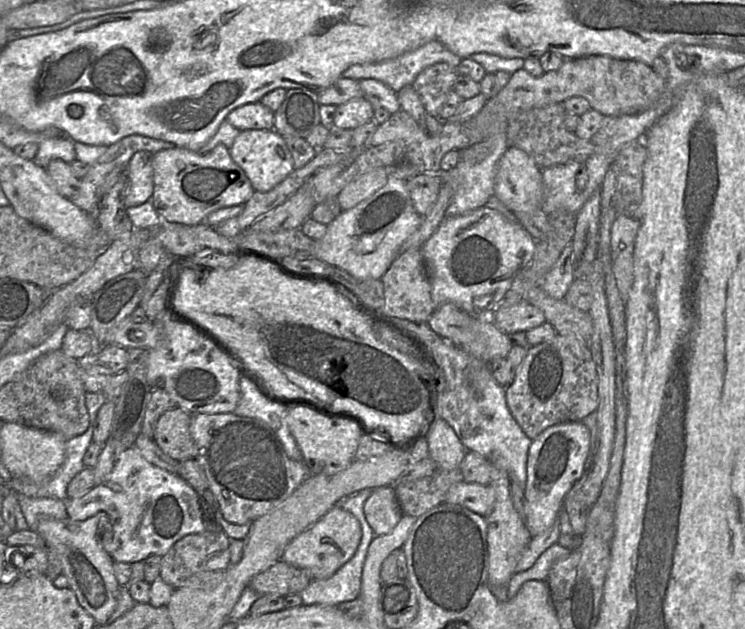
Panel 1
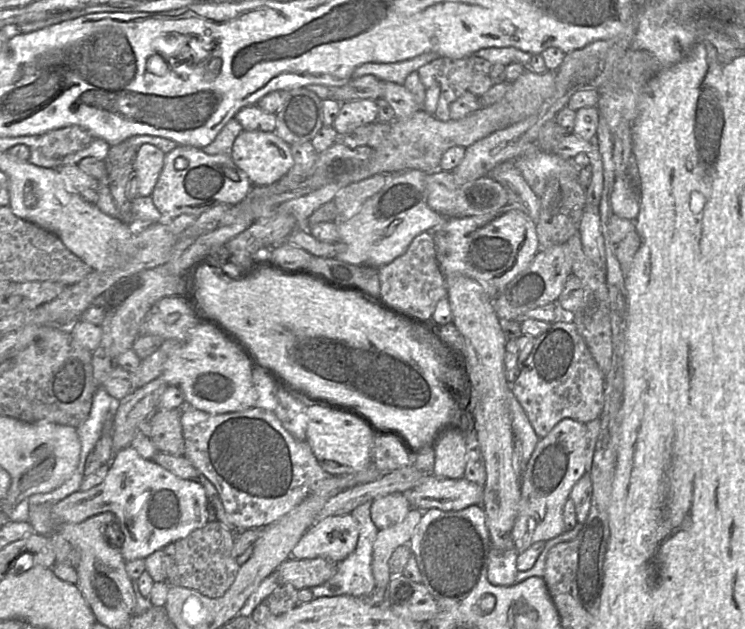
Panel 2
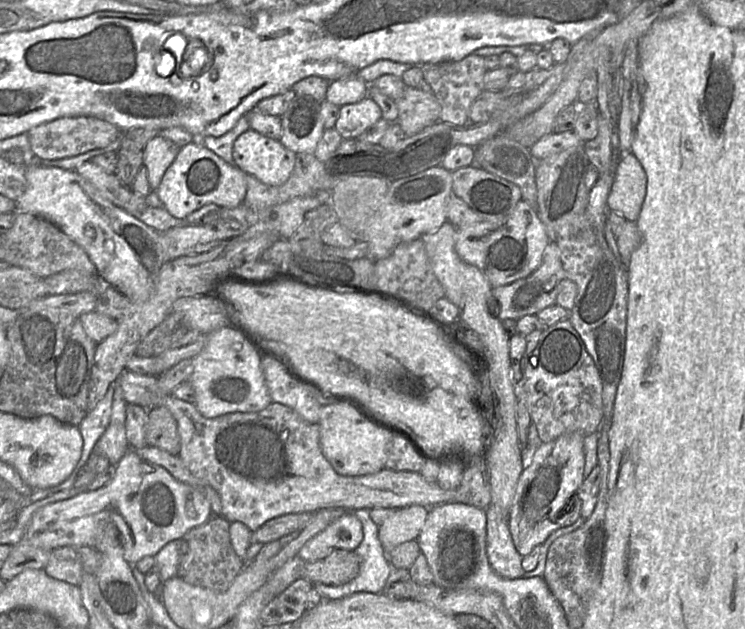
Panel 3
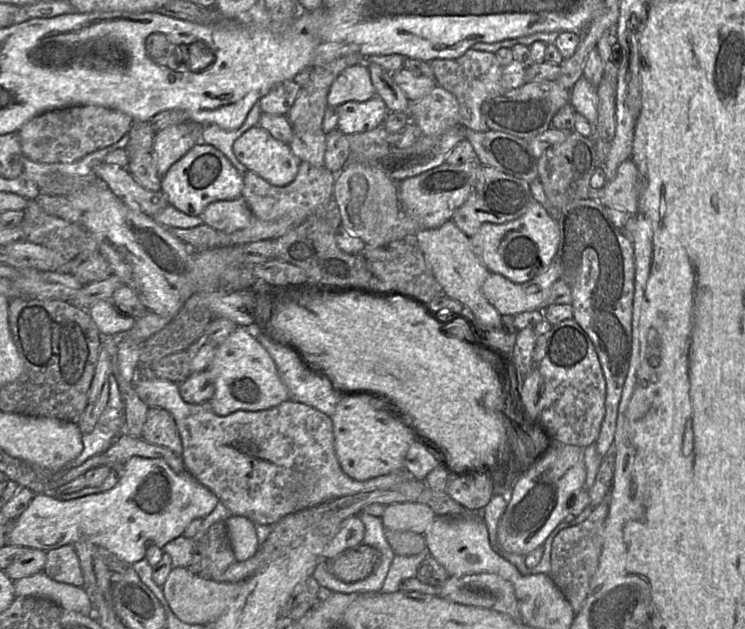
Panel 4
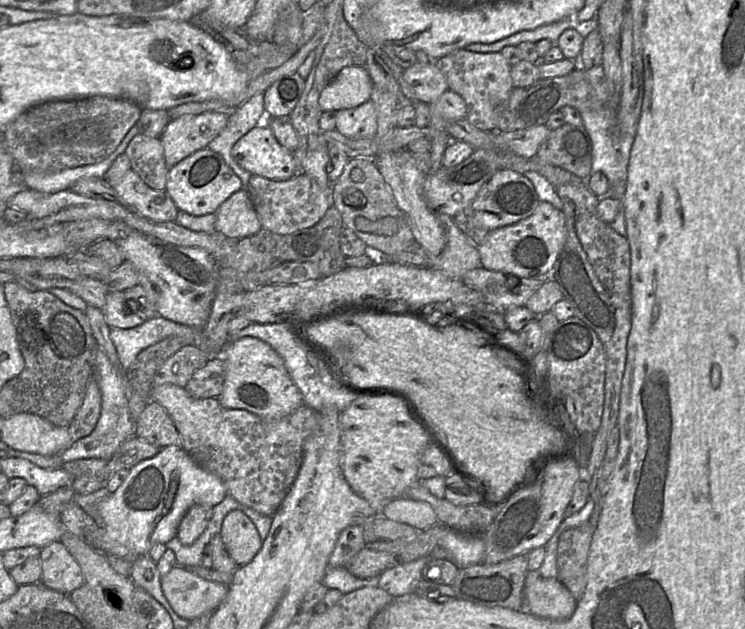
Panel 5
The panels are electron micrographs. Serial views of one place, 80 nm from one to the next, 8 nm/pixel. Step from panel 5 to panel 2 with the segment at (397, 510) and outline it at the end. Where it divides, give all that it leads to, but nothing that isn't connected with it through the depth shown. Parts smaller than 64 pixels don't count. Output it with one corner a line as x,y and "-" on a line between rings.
411,508
405,518
396,525
378,531
372,555
372,572
376,589
370,596
370,604
381,603
381,592
384,592
391,579
389,559
401,545
408,543
420,522
423,511

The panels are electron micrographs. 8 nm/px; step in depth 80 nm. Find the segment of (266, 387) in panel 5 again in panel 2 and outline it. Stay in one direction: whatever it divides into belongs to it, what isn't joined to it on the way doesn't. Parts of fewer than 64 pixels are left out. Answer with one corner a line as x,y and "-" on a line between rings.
196,324
181,346
167,359
161,375
169,386
179,387
186,403
210,414
237,412
256,407
252,381
255,364
214,328

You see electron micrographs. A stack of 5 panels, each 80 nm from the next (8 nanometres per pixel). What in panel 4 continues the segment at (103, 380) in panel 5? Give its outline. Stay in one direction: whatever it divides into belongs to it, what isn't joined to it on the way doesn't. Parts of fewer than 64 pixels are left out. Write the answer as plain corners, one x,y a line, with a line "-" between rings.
113,374
109,377
109,398
95,427
82,435
83,449
81,453
63,468
79,466
88,458
108,450
113,442
124,434
125,407
118,383

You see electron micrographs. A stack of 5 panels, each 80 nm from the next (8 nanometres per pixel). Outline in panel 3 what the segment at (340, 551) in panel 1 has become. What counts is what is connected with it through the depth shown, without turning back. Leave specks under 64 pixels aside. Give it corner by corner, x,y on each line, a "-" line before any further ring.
345,512
323,531
308,540
297,557
314,562
327,557
335,550
355,550
363,539
363,526
353,512

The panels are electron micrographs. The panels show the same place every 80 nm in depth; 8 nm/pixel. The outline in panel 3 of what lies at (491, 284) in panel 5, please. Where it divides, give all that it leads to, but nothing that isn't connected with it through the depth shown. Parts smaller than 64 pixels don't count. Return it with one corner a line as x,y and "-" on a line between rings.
551,241
543,252
540,266
529,276
507,285
492,288
491,298
497,303
497,317
501,321
505,319
518,320
526,315
536,315
542,309
555,304
559,283
564,278
560,248

